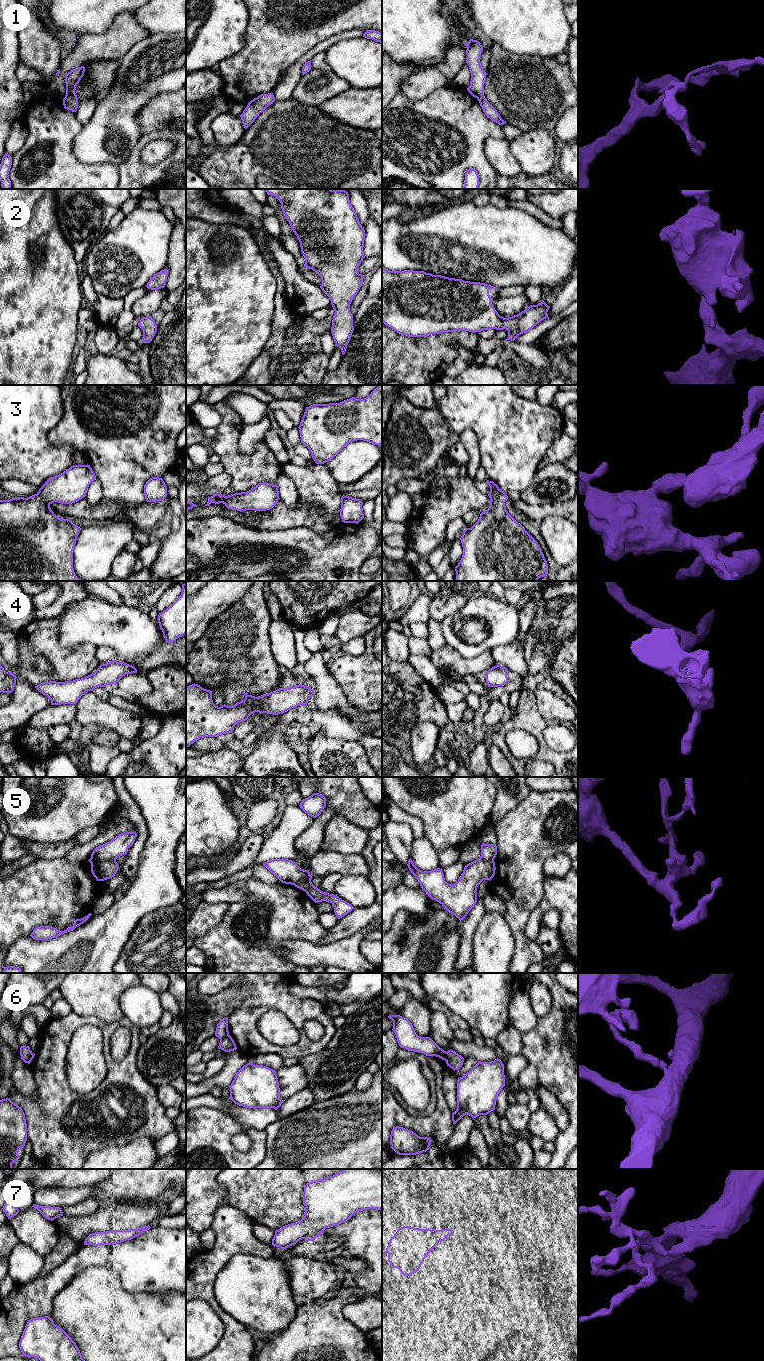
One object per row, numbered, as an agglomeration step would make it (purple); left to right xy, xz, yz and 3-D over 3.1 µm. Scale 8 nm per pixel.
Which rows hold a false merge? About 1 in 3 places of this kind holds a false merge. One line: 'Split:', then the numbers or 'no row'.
Split: 5, 6

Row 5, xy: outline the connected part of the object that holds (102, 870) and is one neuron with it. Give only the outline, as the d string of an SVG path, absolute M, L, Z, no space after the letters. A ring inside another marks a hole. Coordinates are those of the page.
M88 860L91 863L91 872L97 881L104 881L115 876L119 866L116 860Z

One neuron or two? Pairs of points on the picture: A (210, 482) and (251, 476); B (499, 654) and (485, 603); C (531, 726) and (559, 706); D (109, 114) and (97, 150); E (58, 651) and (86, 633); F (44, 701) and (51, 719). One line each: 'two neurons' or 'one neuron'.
A: two neurons
B: two neurons
C: two neurons
D: one neuron
E: two neurons
F: two neurons

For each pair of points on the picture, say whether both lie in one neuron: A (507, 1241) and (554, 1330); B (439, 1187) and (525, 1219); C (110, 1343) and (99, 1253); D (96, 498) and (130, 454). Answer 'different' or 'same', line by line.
A: same
B: same
C: different
D: different

